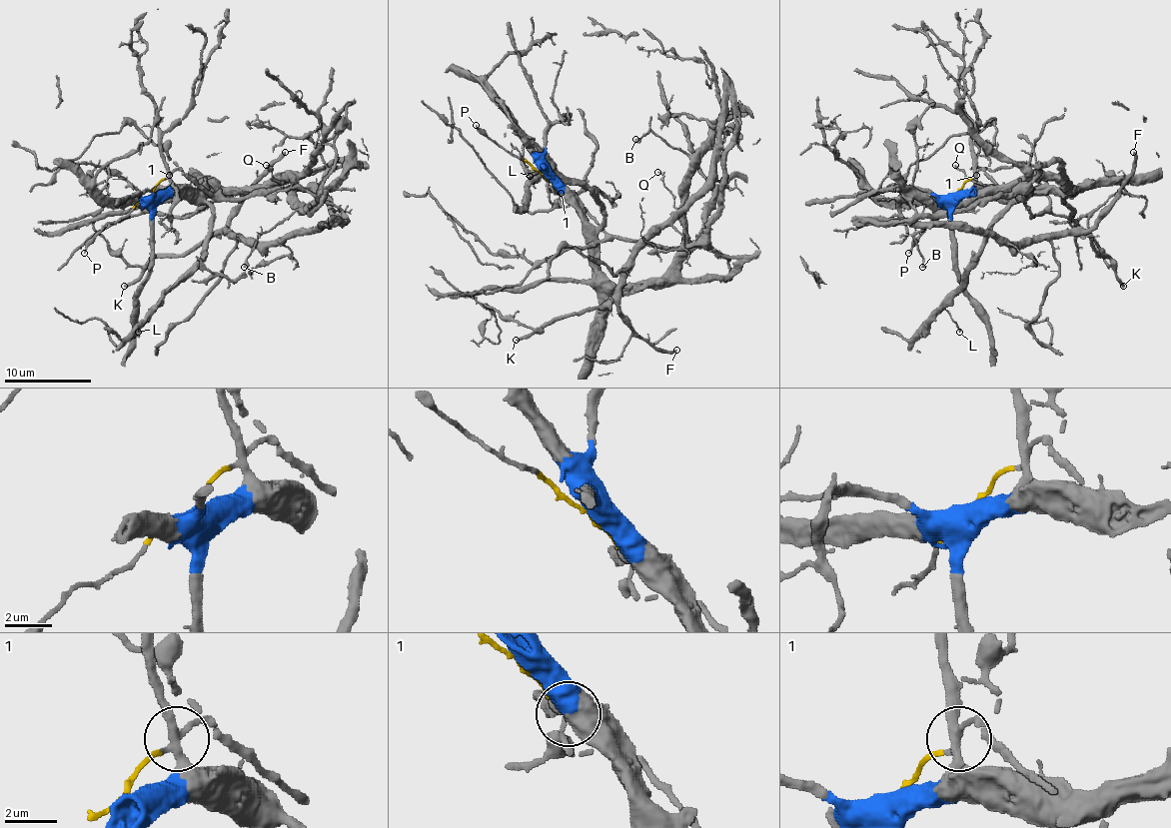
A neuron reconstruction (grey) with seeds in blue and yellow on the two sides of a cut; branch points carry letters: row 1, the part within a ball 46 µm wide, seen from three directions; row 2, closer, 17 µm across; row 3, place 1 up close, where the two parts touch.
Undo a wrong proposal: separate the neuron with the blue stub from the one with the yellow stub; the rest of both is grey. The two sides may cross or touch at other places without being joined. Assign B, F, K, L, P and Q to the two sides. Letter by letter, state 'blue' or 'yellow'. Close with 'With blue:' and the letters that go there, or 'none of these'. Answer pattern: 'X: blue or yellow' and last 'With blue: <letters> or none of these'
B: blue
F: yellow
K: yellow
L: blue
P: yellow
Q: blue
With blue: B, L, Q

